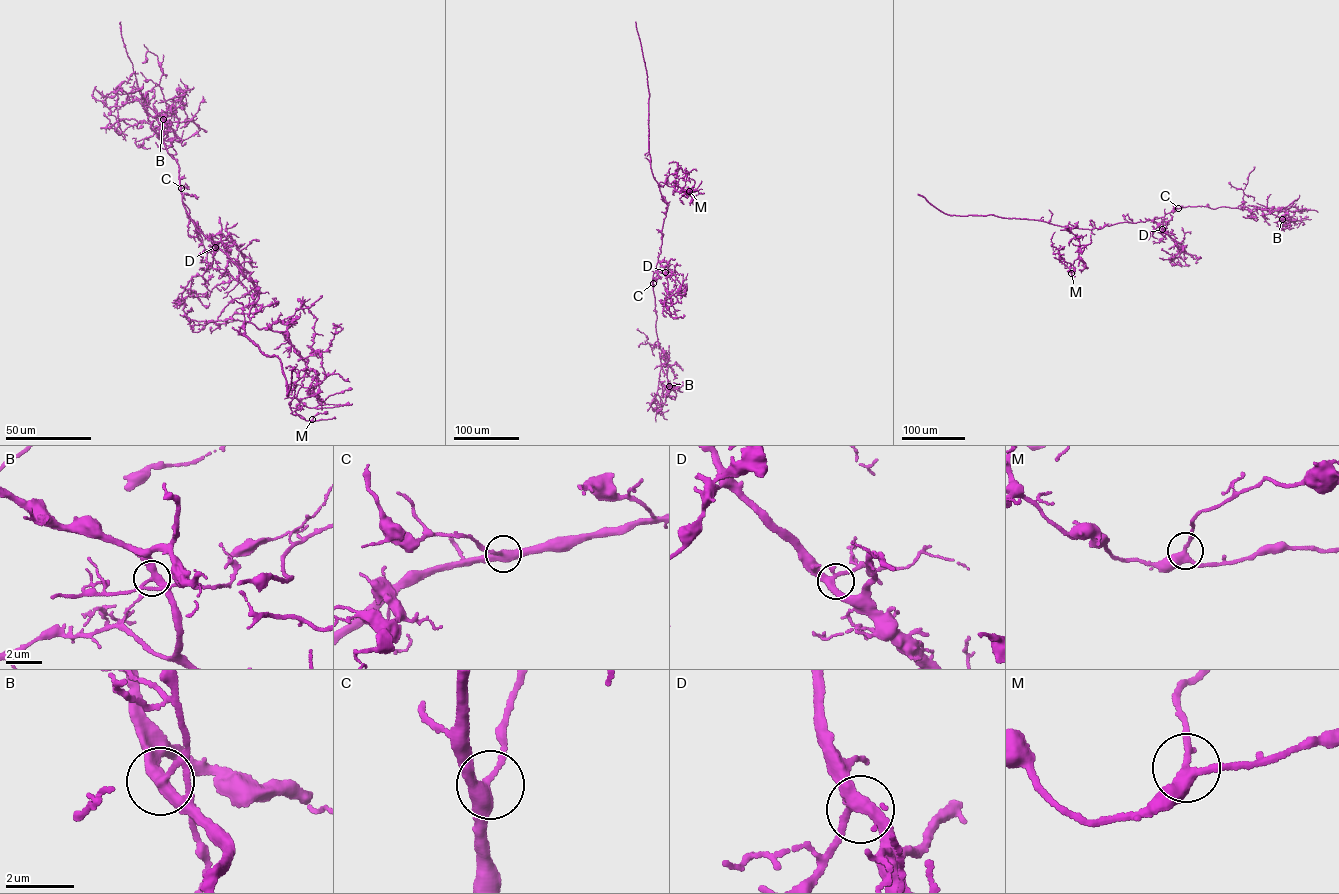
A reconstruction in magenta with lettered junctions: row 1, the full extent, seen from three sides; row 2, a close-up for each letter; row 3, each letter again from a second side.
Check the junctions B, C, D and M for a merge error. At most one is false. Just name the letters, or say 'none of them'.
none of them

